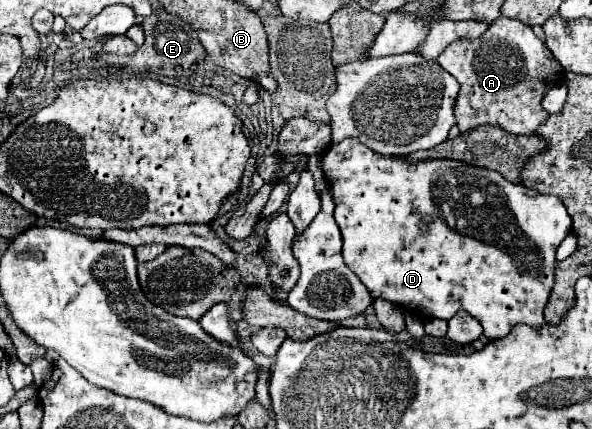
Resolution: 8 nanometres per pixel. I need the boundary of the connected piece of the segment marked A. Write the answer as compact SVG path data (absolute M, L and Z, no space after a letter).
M509 17L495 19L477 39L449 43L437 63L461 85L455 103L455 119L461 131L491 123L515 135L533 135L549 119L541 105L543 95L565 79L565 69L533 29Z

